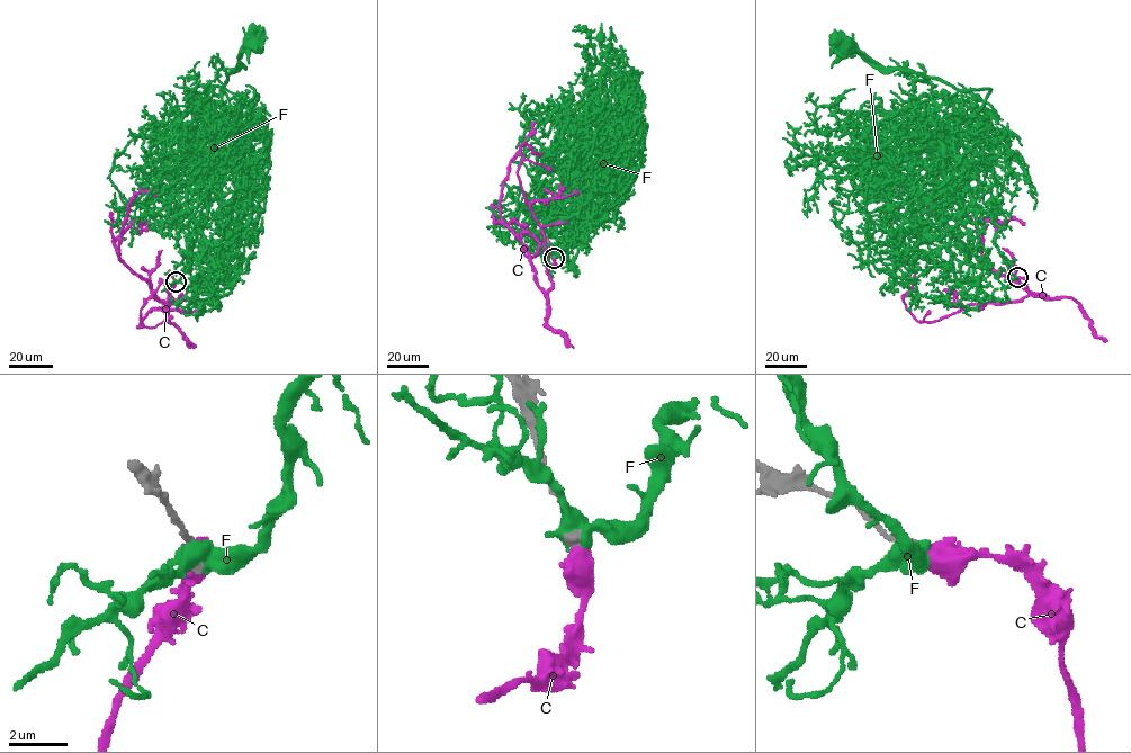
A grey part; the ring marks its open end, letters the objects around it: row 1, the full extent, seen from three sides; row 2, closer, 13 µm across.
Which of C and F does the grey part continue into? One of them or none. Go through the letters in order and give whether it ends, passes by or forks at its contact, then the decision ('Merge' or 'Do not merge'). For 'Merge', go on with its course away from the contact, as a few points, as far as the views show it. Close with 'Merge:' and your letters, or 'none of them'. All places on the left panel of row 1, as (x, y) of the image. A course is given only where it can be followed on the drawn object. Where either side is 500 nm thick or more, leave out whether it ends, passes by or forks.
C: It passes by. Merge. Its course: (176, 281), (168, 298), (173, 303), (163, 303), (145, 279), (119, 258), (129, 202), (140, 191), (155, 190)
F: Do not merge
Merge: C

